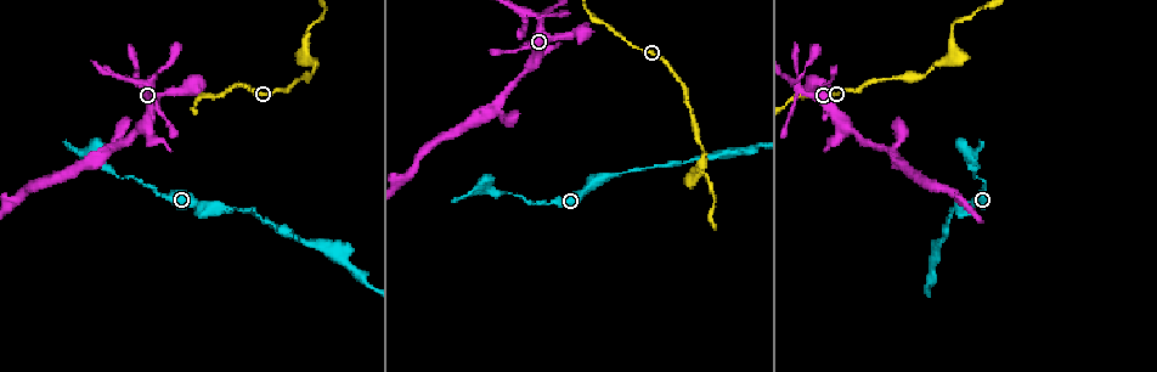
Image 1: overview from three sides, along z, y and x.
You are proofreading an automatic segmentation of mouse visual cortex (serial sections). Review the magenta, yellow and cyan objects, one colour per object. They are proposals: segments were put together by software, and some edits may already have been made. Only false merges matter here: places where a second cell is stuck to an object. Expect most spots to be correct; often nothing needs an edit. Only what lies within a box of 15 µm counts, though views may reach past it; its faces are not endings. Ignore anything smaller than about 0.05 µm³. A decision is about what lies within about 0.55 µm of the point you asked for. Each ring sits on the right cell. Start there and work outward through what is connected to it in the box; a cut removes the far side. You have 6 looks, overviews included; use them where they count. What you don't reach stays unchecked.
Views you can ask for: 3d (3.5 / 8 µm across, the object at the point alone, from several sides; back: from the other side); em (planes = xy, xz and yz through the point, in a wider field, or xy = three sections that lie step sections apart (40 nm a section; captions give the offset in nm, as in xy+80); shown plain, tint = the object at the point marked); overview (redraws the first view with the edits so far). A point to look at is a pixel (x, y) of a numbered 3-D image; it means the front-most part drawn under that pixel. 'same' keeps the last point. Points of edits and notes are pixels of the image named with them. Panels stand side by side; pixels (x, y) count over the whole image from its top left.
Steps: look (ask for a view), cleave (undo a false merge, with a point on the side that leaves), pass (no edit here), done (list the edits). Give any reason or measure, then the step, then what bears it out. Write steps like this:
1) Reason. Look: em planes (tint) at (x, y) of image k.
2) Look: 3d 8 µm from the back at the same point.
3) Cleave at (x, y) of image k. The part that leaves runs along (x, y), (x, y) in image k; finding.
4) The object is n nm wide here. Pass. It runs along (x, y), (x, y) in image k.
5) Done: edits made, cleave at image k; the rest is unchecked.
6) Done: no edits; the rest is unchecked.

Sudden change in width. Look: 3d 3.5 µm at (986, 191) of image 1.

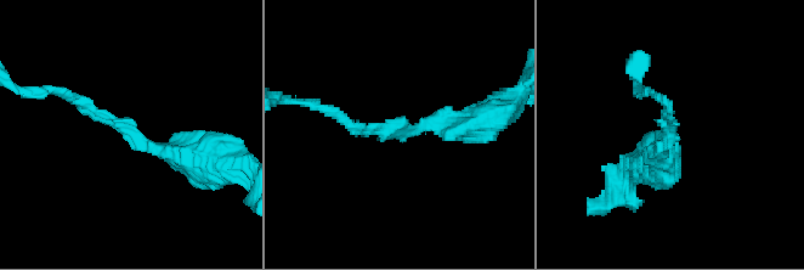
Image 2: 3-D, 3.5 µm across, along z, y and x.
The arms are 100, 400 nm wide; now the EM. Look: em xy step 5 (tint) at (132, 137) of image 2.

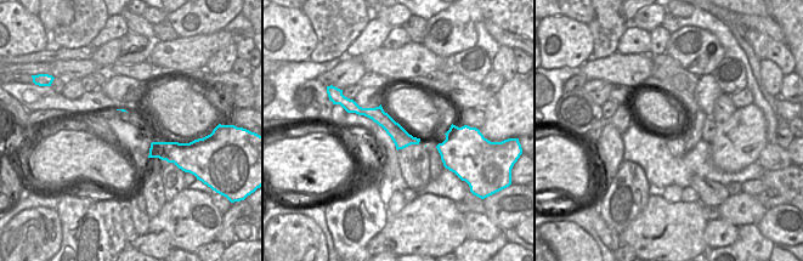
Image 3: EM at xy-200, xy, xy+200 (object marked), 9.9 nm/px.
Pass. It runs along (205, 158), (146, 147), (67, 95) in image 2; one cell here.

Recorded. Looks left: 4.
Four-way junction. Look: 3d 3.5 µm at (141, 80) of image 1.

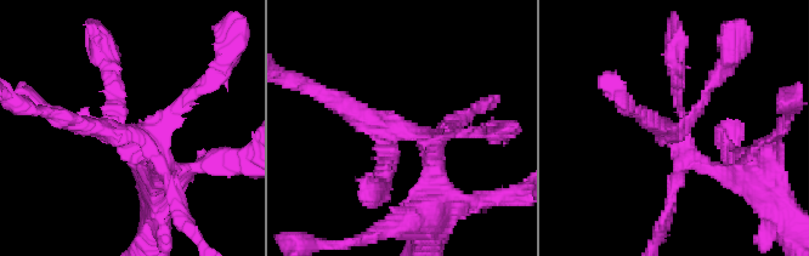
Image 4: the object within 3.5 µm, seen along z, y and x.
4 arms meet here; the arms are 150, 150, 250, 250 nm wide. Look: em xy step 5 (tint) at (121, 135) of image 4.

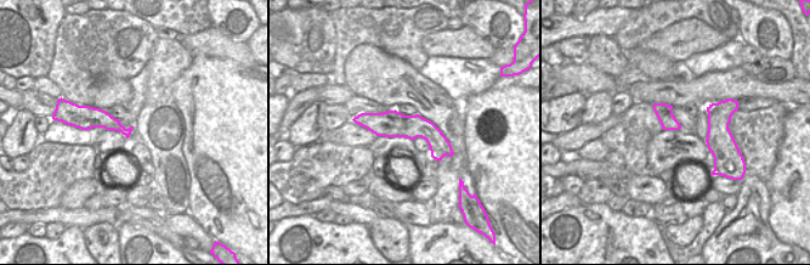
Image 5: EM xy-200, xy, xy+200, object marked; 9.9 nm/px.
Pass. It runs along (357, 119), (424, 128), (449, 153) in image 5; one cell here.

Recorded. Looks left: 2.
Sudden change in width. Look: 3d 3.5 µm from the back at (697, 169) of image 1.

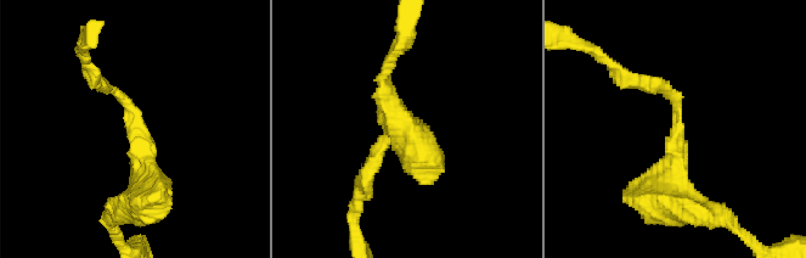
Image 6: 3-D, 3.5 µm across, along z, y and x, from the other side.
The arms are 150, 350 nm wide; need the tissue. Look: em xy step 2 (tint) at (674, 131) of image 6.

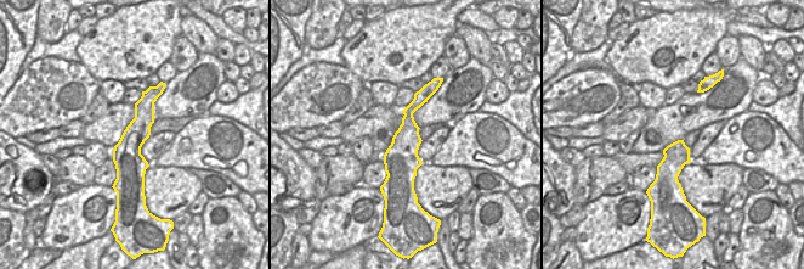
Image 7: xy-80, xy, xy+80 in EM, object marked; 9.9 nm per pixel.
Pass. It runs along (428, 88), (408, 111), (398, 188) in image 7; continuous, no second cell.

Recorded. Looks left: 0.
Done: no edits; the rest is unchecked.

